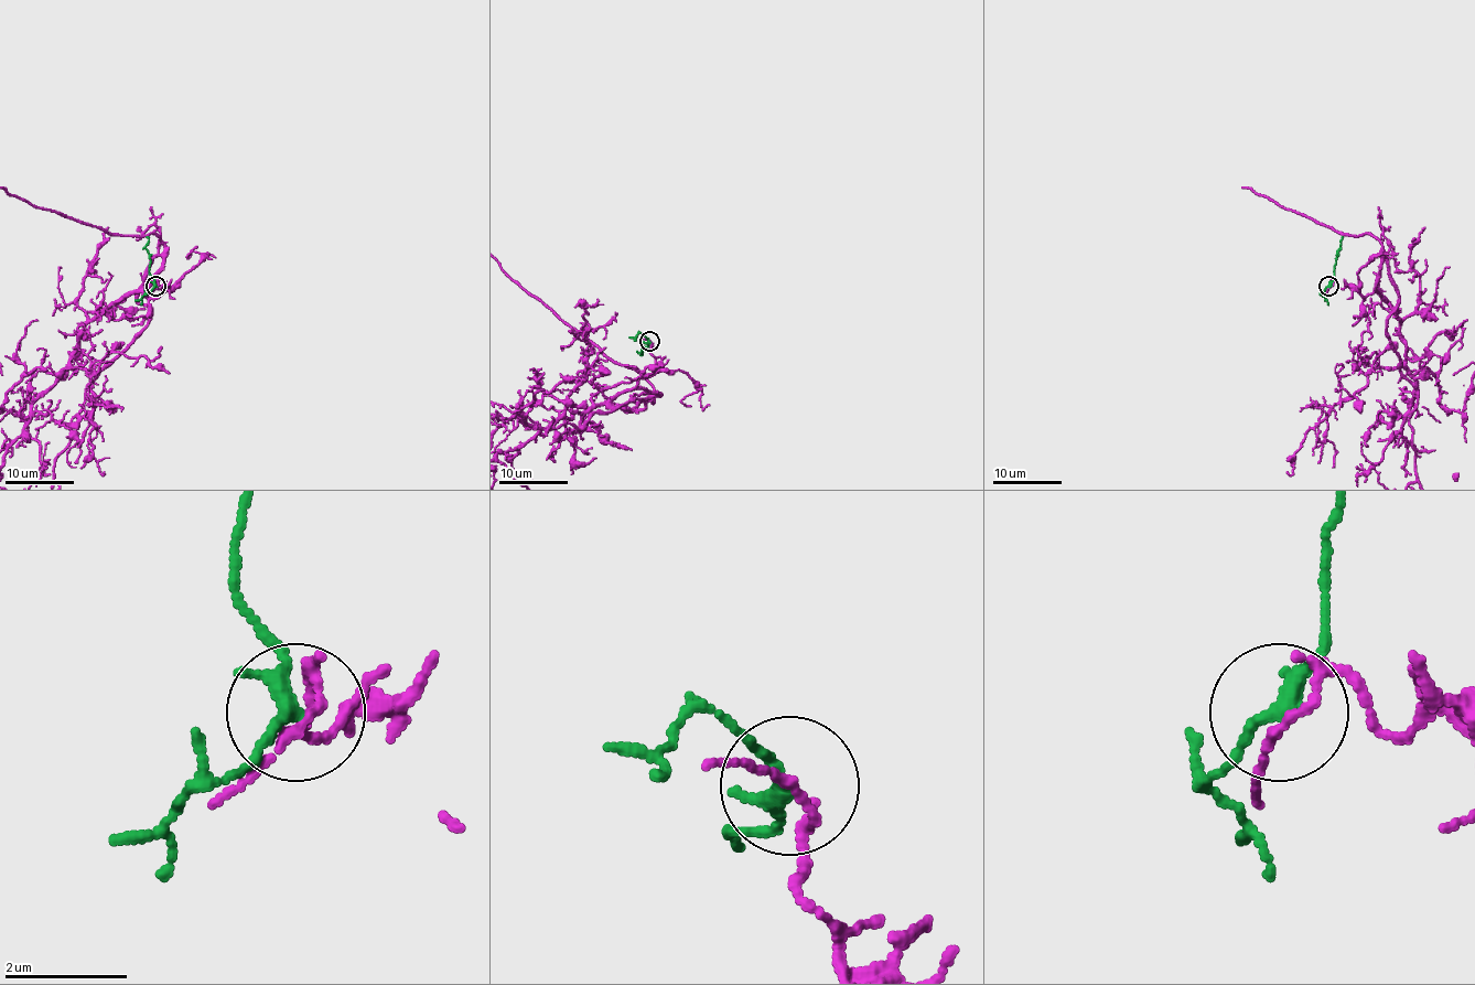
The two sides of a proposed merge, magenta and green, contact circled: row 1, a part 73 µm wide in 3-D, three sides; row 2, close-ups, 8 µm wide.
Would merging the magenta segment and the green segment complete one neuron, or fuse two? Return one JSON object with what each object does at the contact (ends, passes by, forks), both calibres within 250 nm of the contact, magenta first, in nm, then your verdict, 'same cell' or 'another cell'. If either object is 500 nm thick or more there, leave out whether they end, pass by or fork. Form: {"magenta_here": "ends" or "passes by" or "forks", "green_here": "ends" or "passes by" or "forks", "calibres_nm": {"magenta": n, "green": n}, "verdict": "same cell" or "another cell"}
{"magenta_here": "passes by", "green_here": "passes by", "calibres_nm": {"magenta": 130, "green": 240}, "verdict": "another cell"}

